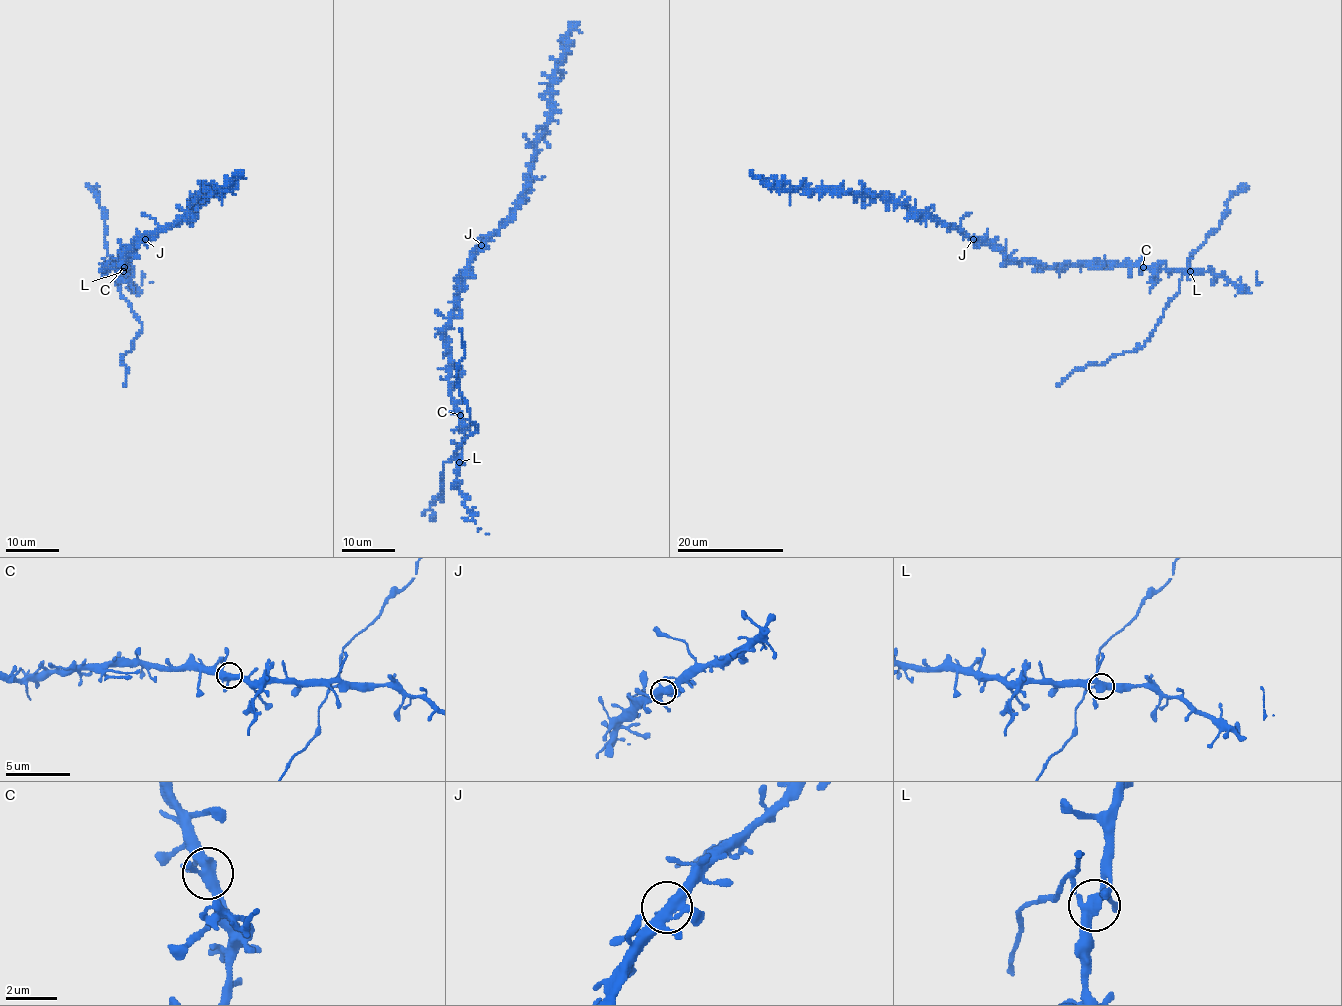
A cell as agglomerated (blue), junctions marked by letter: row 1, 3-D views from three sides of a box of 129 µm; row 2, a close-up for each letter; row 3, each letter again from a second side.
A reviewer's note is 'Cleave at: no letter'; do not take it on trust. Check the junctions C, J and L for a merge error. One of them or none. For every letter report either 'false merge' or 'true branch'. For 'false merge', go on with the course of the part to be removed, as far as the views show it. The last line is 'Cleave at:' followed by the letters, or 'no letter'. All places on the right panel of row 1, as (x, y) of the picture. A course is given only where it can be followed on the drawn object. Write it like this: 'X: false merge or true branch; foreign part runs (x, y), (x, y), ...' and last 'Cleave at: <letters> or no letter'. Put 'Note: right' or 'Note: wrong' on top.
Note: right
C: true branch
J: true branch
L: true branch
Cleave at: no letter

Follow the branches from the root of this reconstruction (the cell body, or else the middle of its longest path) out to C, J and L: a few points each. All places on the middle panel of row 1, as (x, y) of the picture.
C: (449, 316), (449, 324), (444, 329), (448, 387), (451, 400), (460, 415)
J: (449, 316), (459, 281), (473, 253), (481, 245)
L: (449, 316), (449, 324), (444, 329), (448, 387), (464, 427), (463, 456), (459, 463)

